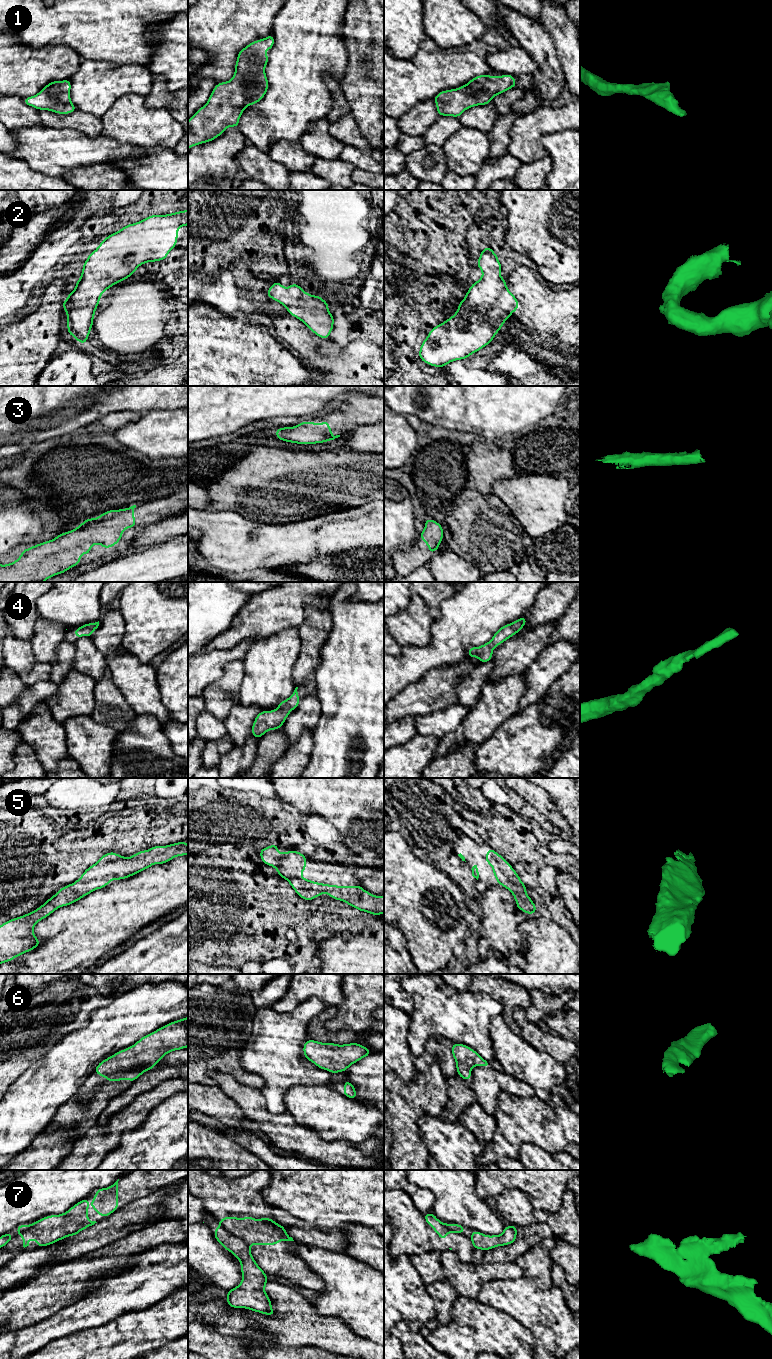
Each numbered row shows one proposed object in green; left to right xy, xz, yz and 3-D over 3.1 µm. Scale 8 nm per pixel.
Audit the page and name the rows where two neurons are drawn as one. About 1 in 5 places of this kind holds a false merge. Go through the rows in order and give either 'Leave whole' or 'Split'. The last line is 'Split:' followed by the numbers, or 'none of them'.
1: Leave whole
2: Leave whole
3: Leave whole
4: Leave whole
5: Leave whole
6: Leave whole
7: Split
Split: 7

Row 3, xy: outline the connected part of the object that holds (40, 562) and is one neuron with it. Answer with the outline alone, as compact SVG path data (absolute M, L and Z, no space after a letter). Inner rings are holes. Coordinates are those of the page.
M136 505L125 509L108 510L99 517L86 519L74 530L61 533L50 541L22 550L17 560L10 564L0 565L0 582L44 582L80 565L82 554L91 555L90 549L93 545L100 544L104 549L115 546L121 541L126 528L135 528L135 508Z

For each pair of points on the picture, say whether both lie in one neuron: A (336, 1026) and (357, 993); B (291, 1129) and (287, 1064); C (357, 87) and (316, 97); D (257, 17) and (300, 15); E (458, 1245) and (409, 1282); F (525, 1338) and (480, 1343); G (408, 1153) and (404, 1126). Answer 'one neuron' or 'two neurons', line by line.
A: one neuron
B: two neurons
C: two neurons
D: two neurons
E: two neurons
F: one neuron
G: one neuron

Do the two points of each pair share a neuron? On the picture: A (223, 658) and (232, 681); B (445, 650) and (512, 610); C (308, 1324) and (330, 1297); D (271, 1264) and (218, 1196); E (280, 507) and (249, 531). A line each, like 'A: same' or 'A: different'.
A: different
B: same
C: different
D: same
E: different

